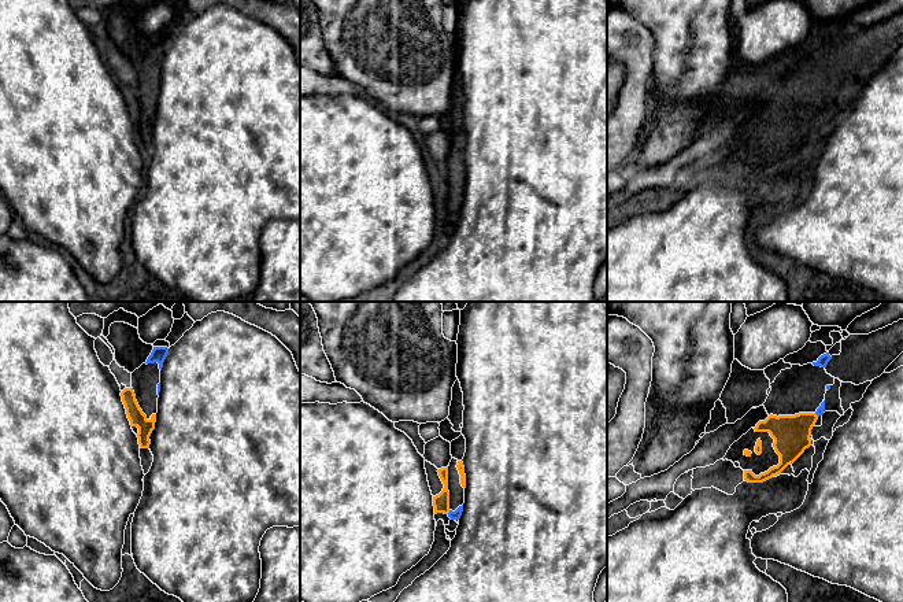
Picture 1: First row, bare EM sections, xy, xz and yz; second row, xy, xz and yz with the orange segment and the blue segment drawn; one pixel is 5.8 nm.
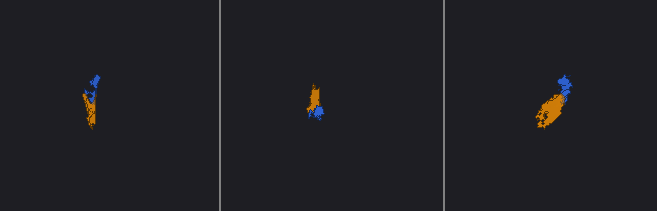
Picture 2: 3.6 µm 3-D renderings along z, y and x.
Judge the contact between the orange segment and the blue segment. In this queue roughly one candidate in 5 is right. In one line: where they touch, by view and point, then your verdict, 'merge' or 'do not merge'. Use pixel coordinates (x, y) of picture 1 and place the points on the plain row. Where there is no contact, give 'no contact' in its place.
contact xz (448, 205); merge

